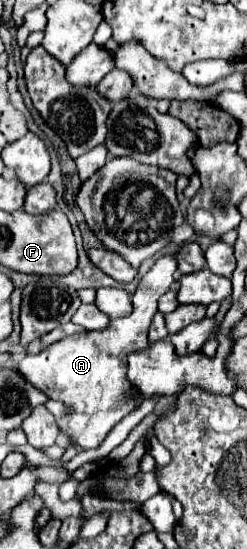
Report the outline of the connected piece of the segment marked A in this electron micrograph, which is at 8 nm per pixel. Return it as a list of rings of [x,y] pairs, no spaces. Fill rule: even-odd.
[[[176,255],[160,257],[136,287],[132,295],[134,311],[130,315],[112,319],[102,331],[82,331],[64,337],[40,353],[26,355],[20,361],[18,371],[26,381],[40,391],[46,391],[50,399],[58,399],[68,407],[69,411],[63,418],[63,430],[78,449],[86,451],[98,447],[108,431],[138,405],[138,401],[128,399],[130,383],[126,381],[126,357],[148,347],[148,327],[158,311],[158,299],[170,289],[176,269]]]

